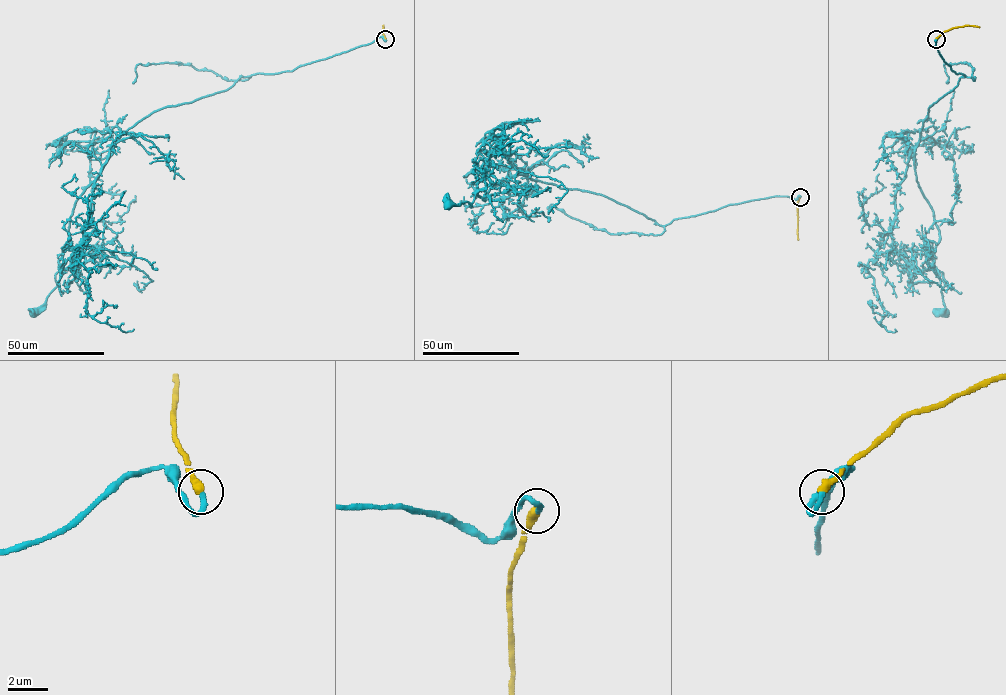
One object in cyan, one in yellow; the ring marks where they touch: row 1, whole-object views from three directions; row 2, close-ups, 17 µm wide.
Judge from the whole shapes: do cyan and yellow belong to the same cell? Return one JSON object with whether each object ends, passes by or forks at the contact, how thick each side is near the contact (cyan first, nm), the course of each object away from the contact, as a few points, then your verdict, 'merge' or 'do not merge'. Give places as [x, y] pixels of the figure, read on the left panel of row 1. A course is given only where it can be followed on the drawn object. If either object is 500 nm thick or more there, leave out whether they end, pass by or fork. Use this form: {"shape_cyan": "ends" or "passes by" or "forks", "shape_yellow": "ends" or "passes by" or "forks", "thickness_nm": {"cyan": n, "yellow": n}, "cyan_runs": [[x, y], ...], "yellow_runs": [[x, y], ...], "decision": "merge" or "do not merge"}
{"shape_cyan": "ends", "shape_yellow": "ends", "thickness_nm": {"cyan": 280, "yellow": 460}, "cyan_runs": [[385, 39], [291, 71], [241, 77], [226, 90], [155, 110], [128, 128], [77, 200], [57, 286], [34, 312]], "yellow_runs": [[385, 39], [383, 27]], "decision": "merge"}

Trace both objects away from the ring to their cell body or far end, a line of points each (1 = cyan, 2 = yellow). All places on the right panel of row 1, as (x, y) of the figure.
1: (936, 39), (965, 76), (928, 108), (915, 149), (939, 231), (944, 312)
2: (936, 39), (953, 28), (979, 27)

